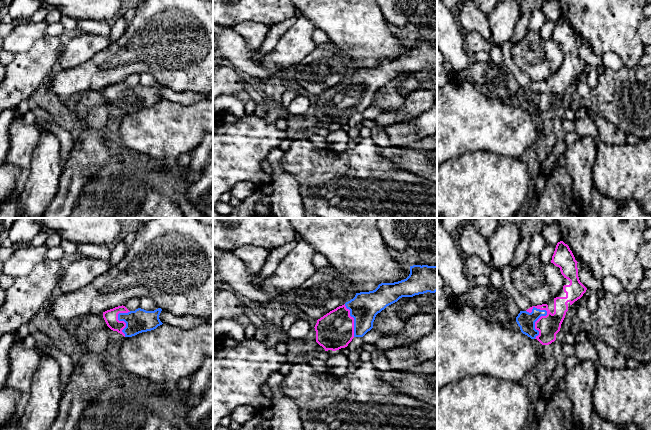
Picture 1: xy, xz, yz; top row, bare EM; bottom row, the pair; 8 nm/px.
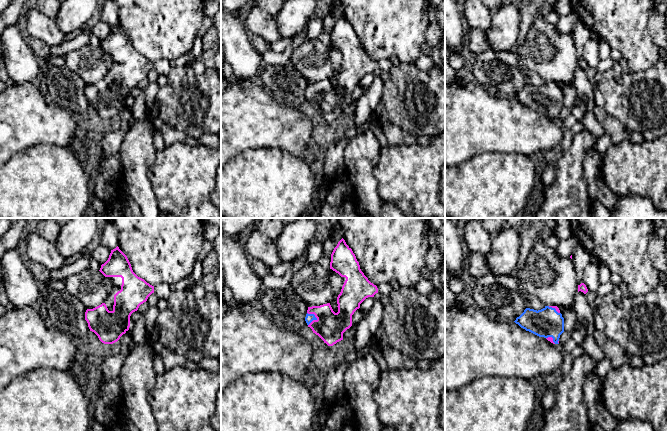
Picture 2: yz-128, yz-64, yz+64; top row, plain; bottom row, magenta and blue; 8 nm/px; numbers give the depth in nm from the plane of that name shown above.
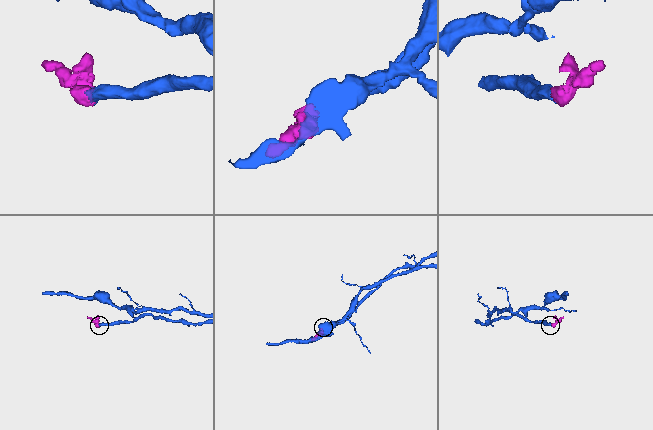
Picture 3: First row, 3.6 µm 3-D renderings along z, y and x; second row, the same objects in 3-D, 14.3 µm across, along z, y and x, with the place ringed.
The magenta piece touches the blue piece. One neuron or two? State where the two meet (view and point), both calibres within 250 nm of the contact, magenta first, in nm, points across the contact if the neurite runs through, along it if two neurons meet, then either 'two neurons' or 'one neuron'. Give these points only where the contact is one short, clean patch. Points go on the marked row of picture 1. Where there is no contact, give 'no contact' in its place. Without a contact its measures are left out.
meets magenta in yz at (540, 317); 180 nm thick on the magenta side, 140 nm on the other; runs through yz (548, 326), (540, 317), (536, 321), (526, 321); one neuron

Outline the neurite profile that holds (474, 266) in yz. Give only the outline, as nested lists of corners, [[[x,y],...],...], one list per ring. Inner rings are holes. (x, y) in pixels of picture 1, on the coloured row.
[[[475,255],[466,256],[466,259],[464,260],[464,268],[466,275],[470,279],[474,279],[481,275],[489,276],[491,272],[488,265]]]

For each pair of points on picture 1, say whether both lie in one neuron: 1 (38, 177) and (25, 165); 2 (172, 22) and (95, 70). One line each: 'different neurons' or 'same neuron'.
1: different neurons
2: same neuron

